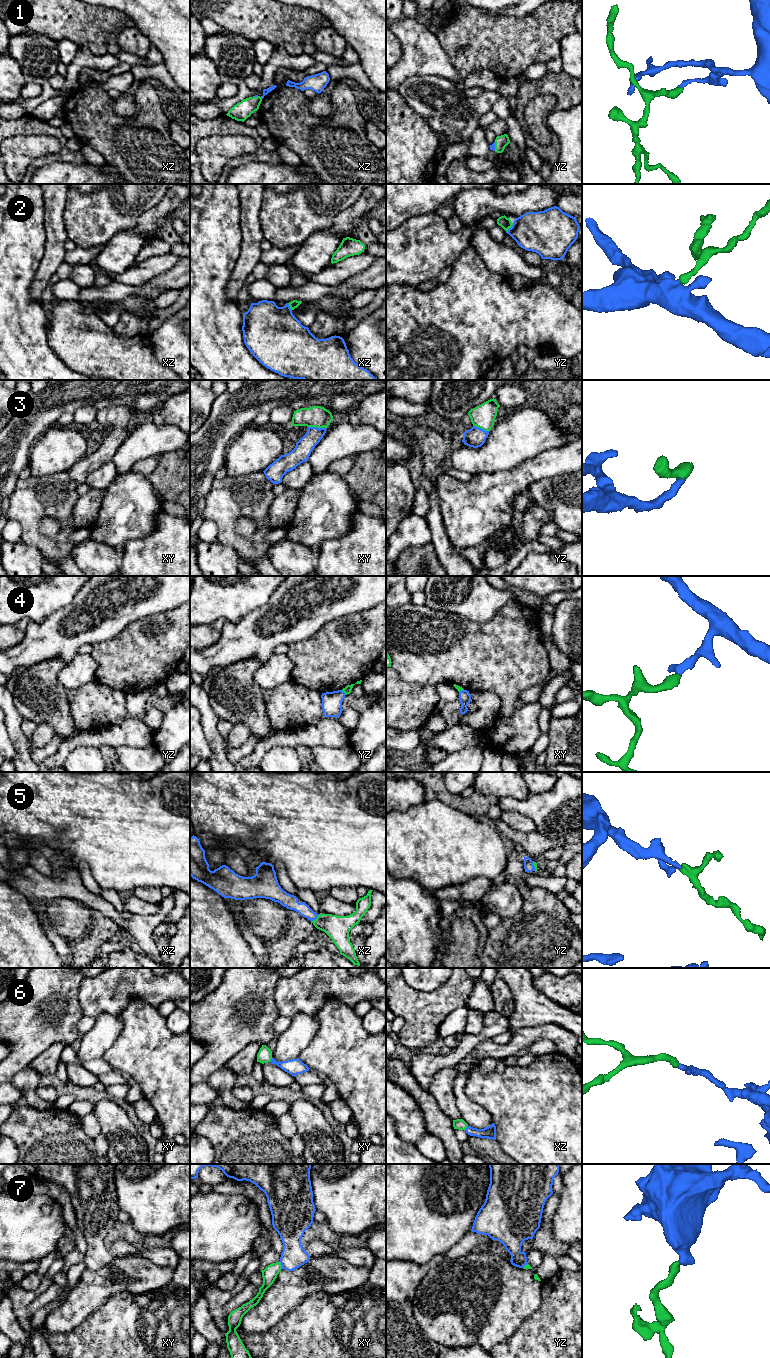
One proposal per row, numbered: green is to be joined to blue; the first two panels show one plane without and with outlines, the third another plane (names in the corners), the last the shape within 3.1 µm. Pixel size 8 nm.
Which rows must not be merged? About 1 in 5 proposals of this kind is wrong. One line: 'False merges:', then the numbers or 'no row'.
False merges: 2, 7

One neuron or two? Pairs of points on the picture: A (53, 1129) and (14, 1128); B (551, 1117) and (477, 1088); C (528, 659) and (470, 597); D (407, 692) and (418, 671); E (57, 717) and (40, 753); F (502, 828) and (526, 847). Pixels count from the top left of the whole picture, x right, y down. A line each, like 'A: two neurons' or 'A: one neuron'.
A: one neuron
B: one neuron
C: two neurons
D: two neurons
E: two neurons
F: one neuron

